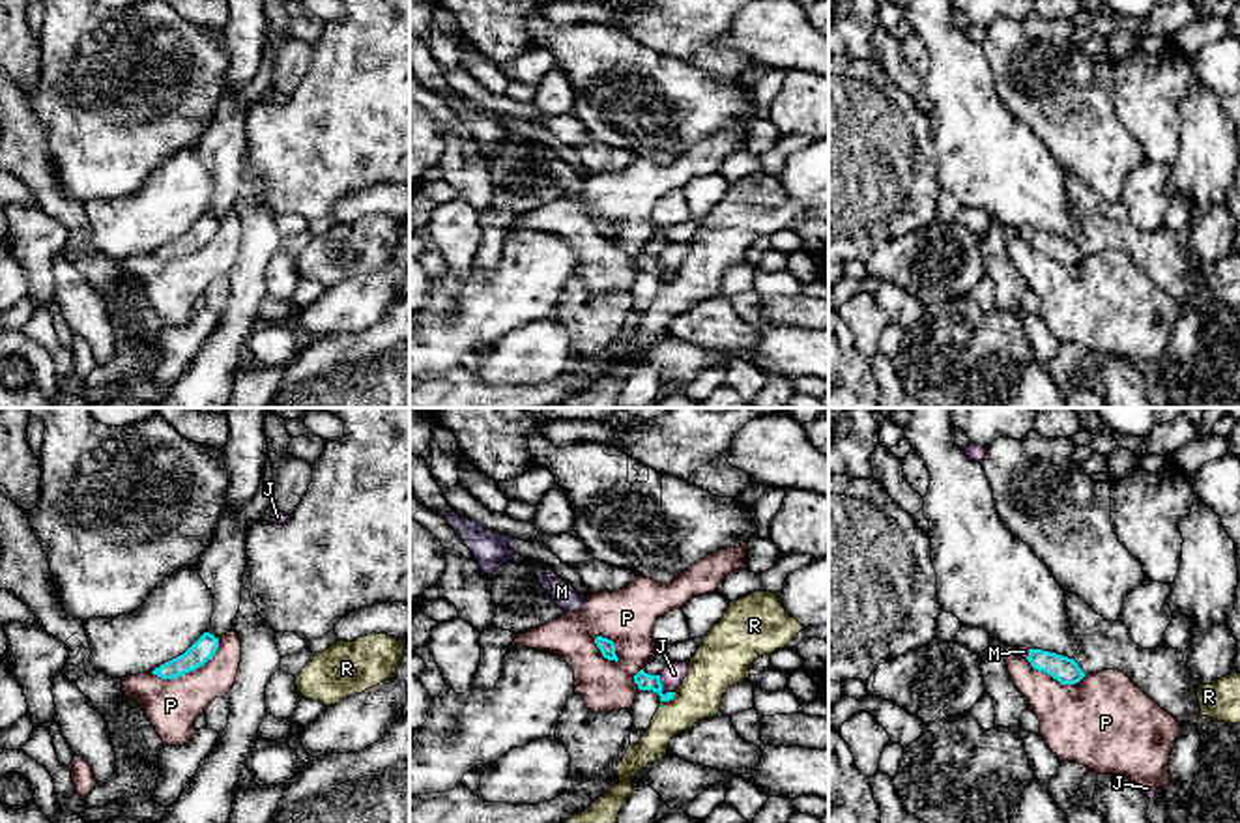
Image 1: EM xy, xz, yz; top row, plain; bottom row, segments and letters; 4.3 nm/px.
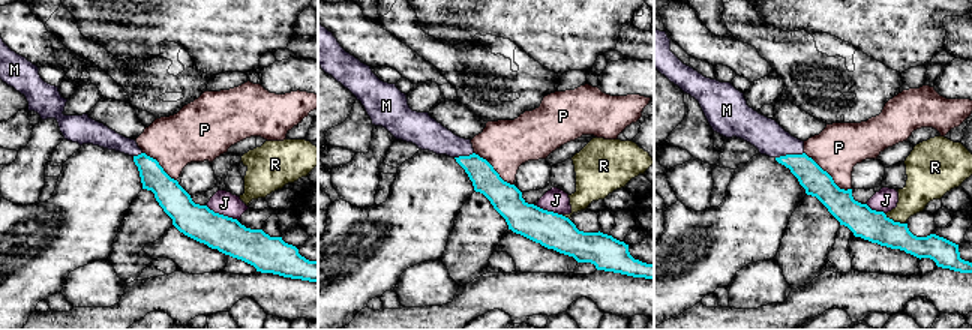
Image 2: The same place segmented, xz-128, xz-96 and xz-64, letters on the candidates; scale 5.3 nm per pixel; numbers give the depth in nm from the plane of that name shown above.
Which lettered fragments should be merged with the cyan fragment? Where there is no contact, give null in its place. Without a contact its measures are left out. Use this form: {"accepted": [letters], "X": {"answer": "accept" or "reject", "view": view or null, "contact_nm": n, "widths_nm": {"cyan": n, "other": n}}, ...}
{"accepted": ["M"], "J": {"answer": "reject", "view": "xz", "contact_nm": 100, "widths_nm": {"cyan": 80, "other": 90}}, "M": {"answer": "accept", "view": "yz", "contact_nm": 40, "widths_nm": {"cyan": 110, "other": 50}}, "P": {"answer": "reject", "view": "xy", "contact_nm": 340, "widths_nm": {"cyan": 100, "other": 220}}, "R": {"answer": "reject", "view": "xz", "contact_nm": 80, "widths_nm": {"cyan": 80, "other": 200}}}

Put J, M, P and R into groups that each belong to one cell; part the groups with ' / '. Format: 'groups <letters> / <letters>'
groups J / M / P / R

